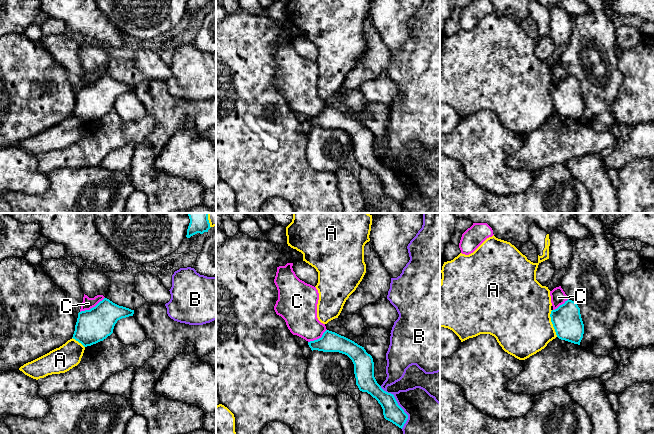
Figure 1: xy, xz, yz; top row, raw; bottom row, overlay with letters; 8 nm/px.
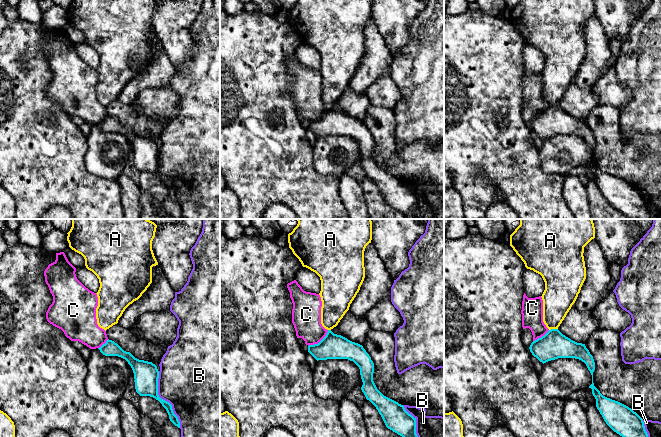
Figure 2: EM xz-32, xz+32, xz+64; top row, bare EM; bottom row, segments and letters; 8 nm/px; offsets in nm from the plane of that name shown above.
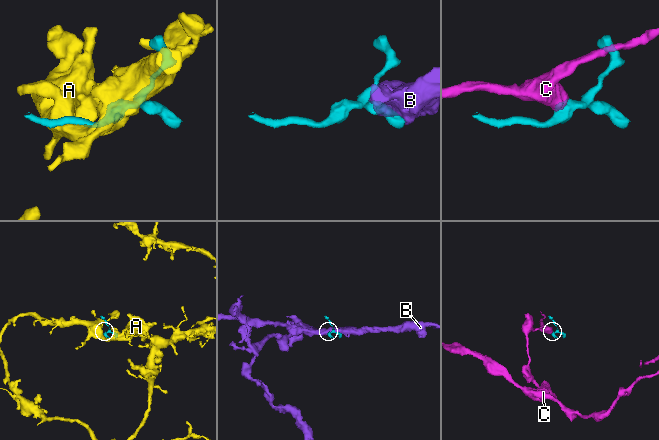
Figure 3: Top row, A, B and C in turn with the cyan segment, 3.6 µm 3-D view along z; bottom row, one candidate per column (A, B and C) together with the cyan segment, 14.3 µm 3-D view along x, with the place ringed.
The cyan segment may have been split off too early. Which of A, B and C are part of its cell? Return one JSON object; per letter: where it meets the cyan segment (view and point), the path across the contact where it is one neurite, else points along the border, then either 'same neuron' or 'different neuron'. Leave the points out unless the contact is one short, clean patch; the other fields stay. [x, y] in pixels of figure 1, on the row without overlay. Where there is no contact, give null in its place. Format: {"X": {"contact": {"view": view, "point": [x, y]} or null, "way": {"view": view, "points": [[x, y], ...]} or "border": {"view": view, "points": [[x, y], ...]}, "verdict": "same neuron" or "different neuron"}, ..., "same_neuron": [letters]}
{"A": {"contact": {"view": "yz", "point": [552, 99]}, "verdict": "different neuron"}, "B": {"contact": {"view": "xz", "point": [398, 181]}, "verdict": "different neuron"}, "C": {"contact": {"view": "xy", "point": [93, 83]}, "border": {"view": "xy", "points": [[104, 73], [94, 82], [80, 88]]}, "verdict": "different neuron"}, "same_neuron": []}

